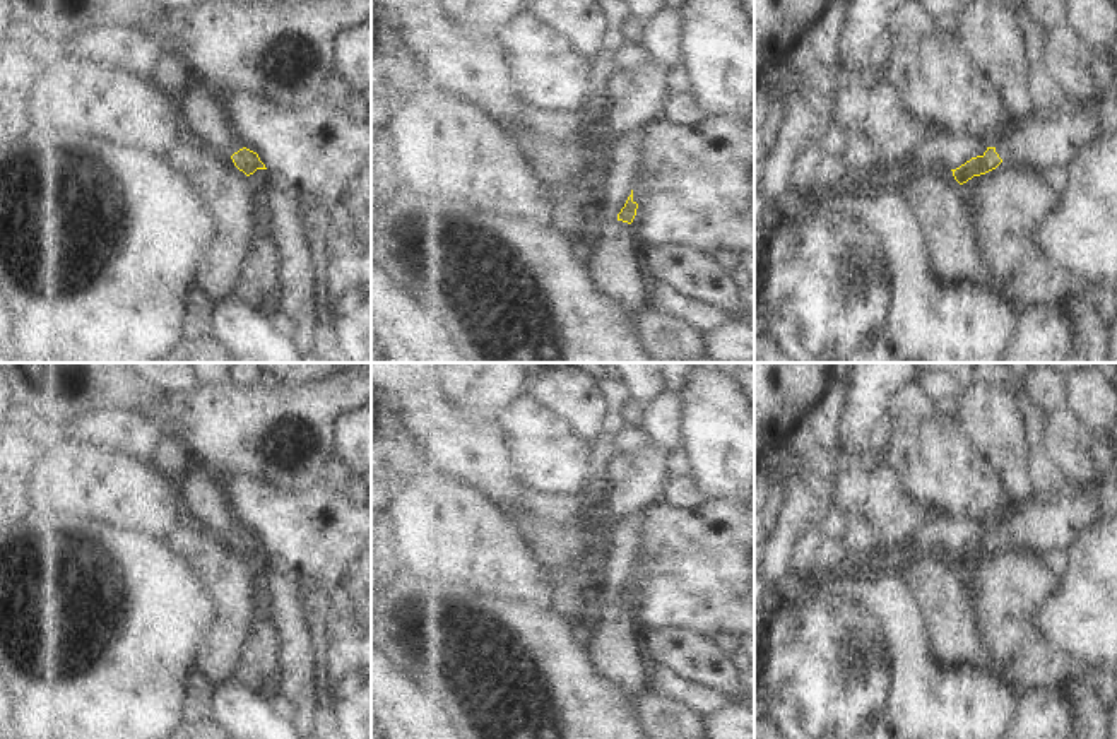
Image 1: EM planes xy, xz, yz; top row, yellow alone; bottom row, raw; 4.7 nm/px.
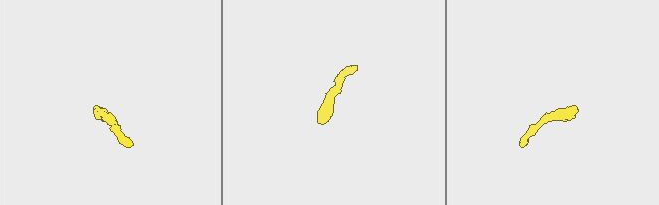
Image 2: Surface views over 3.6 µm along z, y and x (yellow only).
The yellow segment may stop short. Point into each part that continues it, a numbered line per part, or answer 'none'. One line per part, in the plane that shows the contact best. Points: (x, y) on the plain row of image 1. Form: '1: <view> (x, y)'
1: yz (1040, 524)

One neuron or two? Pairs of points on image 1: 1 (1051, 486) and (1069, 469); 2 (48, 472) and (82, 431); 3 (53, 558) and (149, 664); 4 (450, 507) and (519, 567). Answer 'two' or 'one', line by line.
1: two
2: two
3: one
4: one

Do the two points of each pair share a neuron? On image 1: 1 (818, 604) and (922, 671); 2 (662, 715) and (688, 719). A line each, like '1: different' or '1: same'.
1: same
2: same

